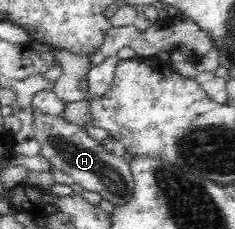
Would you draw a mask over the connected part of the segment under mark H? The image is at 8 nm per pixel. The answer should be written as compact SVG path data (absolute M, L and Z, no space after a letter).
M34 109L33 134L40 143L39 155L48 159L56 170L67 174L84 191L98 193L104 200L115 206L126 205L135 188L128 157L114 156L110 148L101 146L87 134L84 128L63 119L44 116L44 112Z

